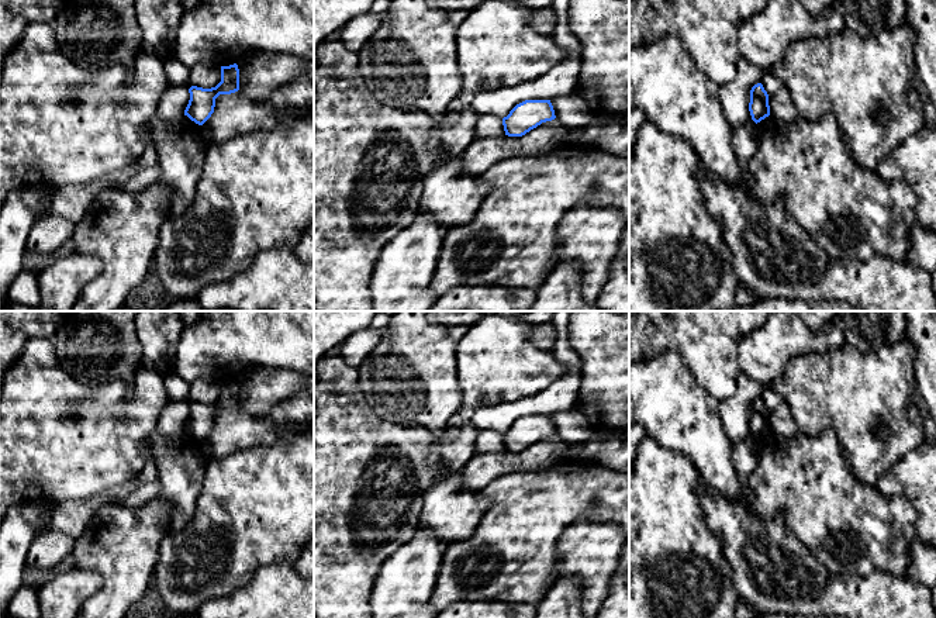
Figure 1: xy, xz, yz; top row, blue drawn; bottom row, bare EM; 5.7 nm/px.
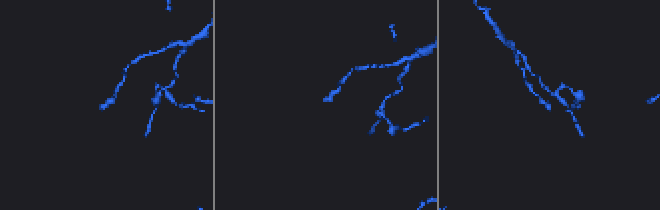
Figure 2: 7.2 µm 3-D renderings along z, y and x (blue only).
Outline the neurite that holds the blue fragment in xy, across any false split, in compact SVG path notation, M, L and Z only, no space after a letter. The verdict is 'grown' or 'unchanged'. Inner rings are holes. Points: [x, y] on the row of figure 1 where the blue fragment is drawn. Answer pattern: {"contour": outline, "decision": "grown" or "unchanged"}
{"contour": "M238 65L221 66L221 82L211 89L191 86L189 89L190 100L184 110L191 121L203 125L214 113L215 99L220 94L231 94L239 90Z", "decision": "unchanged"}

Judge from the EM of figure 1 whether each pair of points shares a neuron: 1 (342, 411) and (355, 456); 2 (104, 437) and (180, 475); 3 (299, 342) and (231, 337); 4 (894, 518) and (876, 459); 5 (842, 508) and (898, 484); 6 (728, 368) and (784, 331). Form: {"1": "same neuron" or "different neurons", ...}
{"1": "same neuron", "2": "different neurons", "3": "same neuron", "4": "different neurons", "5": "different neurons", "6": "different neurons"}

